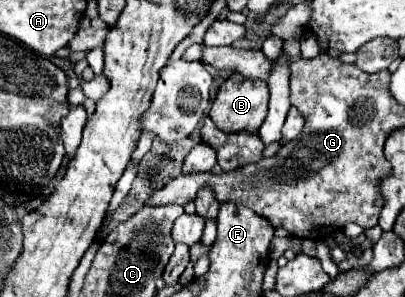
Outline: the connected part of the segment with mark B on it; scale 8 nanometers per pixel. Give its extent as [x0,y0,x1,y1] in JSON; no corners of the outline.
[209,73,269,133]

